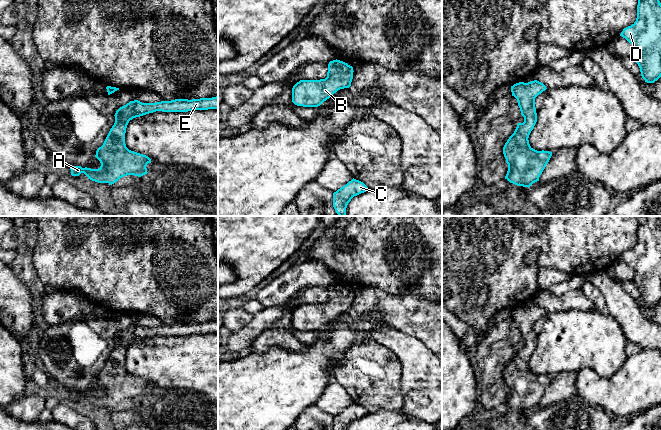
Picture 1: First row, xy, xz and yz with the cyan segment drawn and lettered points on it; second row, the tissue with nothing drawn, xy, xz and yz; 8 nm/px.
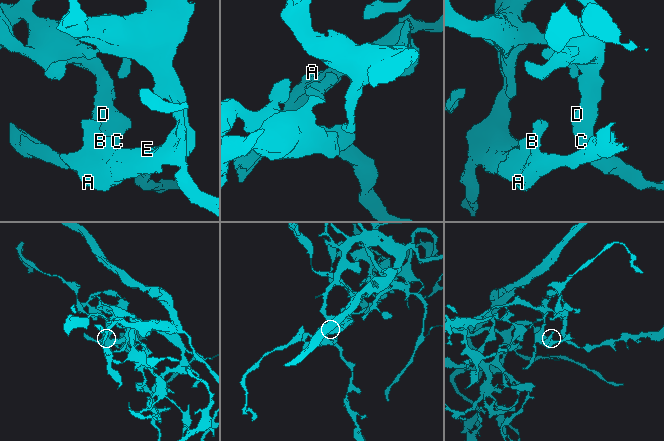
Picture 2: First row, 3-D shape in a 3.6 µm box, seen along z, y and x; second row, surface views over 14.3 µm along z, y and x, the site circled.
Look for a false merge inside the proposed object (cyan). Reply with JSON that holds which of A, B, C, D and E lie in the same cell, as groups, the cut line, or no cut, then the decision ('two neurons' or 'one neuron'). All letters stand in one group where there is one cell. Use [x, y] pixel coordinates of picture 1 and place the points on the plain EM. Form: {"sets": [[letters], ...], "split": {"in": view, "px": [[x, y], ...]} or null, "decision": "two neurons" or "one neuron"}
{"sets": [["A", "B", "C", "D", "E"]], "split": null, "decision": "one neuron"}

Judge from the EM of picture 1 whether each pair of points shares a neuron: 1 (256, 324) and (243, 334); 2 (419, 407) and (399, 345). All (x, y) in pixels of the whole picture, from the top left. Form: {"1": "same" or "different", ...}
{"1": "same", "2": "same"}

